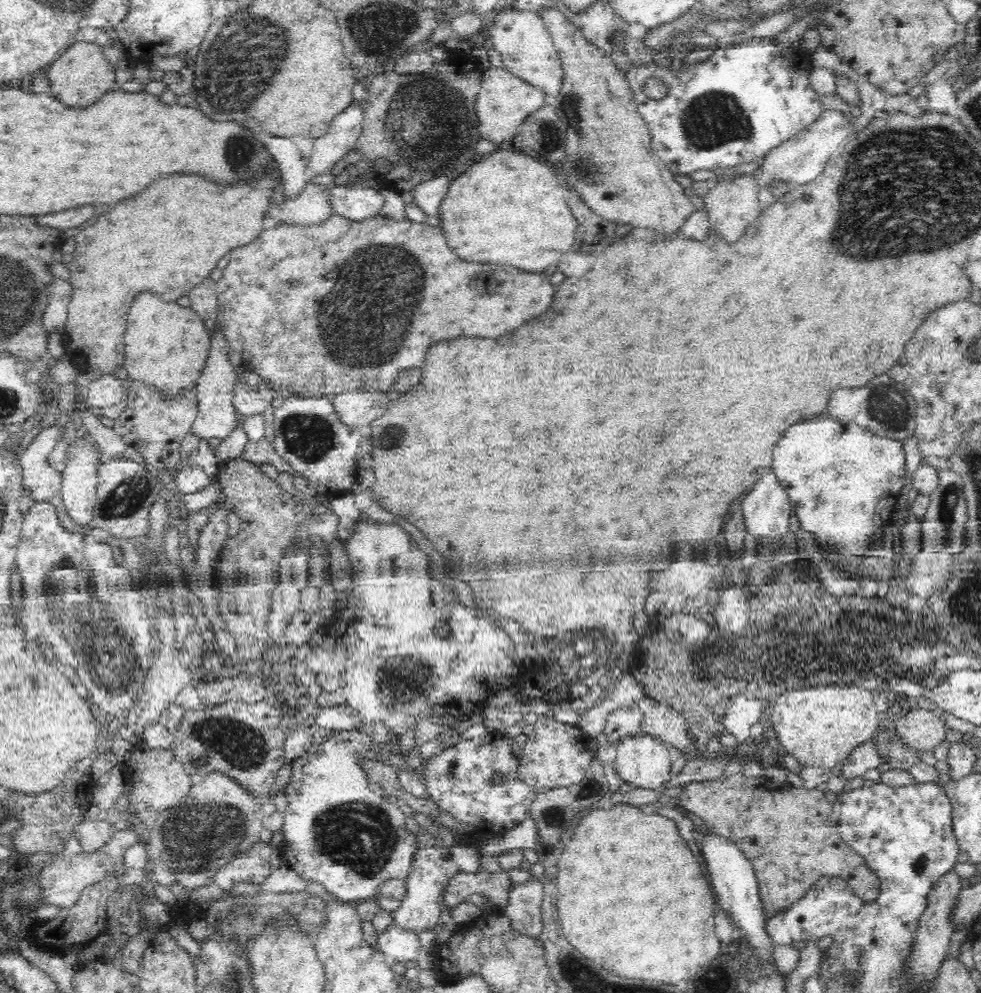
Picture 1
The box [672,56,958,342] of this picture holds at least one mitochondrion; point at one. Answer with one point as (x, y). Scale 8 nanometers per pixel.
(713, 119)

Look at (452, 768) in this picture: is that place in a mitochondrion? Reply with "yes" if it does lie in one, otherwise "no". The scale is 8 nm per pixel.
yes

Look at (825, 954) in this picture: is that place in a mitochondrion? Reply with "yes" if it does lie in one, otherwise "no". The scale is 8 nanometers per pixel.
no

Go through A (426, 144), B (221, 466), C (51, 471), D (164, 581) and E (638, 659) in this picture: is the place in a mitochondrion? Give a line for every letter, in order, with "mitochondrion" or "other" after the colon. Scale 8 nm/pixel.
A: mitochondrion
B: other
C: other
D: other
E: other

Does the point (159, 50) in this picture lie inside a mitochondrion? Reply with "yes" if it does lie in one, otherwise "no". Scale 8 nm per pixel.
no

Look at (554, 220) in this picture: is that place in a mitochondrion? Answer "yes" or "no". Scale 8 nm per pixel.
no

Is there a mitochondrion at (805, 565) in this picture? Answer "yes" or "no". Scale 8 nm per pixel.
no

